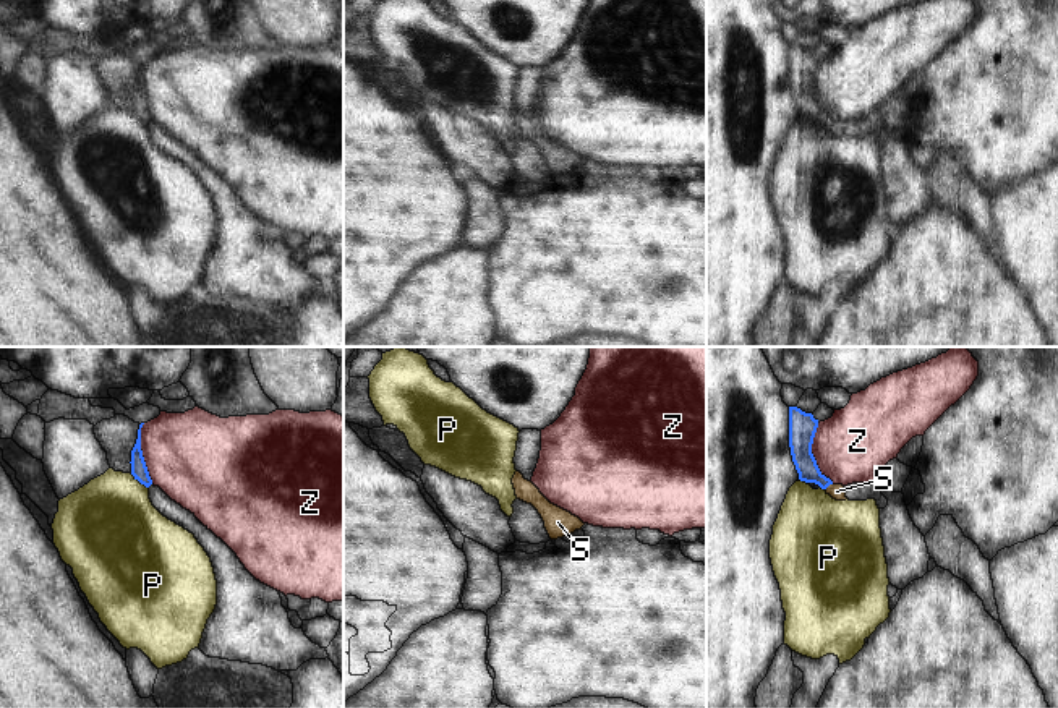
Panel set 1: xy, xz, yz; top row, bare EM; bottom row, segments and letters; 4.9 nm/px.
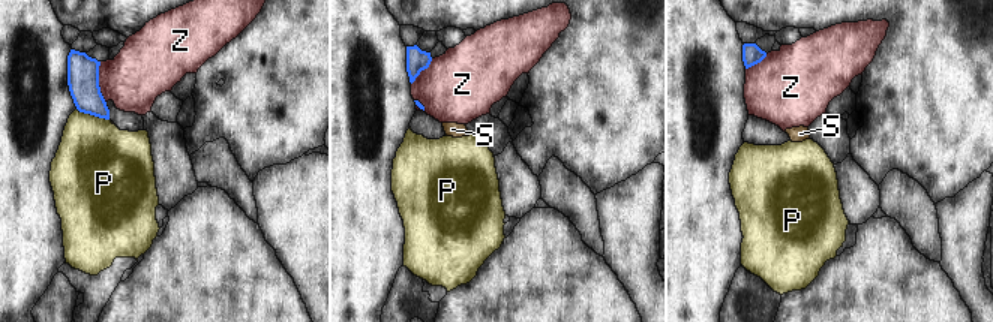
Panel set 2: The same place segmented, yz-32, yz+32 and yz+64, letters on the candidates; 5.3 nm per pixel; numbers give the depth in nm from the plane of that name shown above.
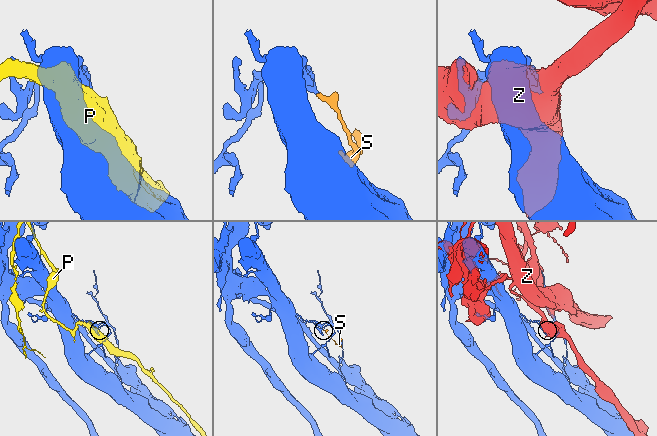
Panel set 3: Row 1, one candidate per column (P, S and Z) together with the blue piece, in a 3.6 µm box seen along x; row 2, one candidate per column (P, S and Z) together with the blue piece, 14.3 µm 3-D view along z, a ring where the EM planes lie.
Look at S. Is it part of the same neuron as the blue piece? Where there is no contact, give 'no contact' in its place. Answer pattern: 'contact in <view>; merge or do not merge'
contact in yz; merge

